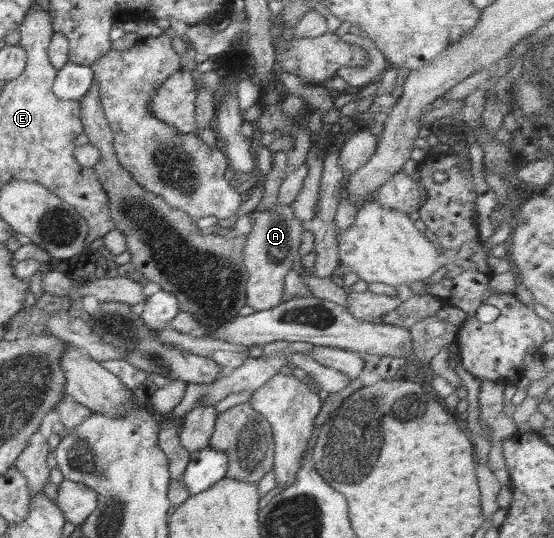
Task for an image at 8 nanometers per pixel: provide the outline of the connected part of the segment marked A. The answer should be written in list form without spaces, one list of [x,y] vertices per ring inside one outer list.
[[[277,201],[272,208],[265,211],[251,212],[253,231],[246,235],[244,242],[244,265],[250,278],[246,284],[246,304],[255,311],[273,309],[282,303],[284,278],[293,270],[295,260],[299,259],[299,244],[304,231],[304,221],[293,215],[289,204]]]

